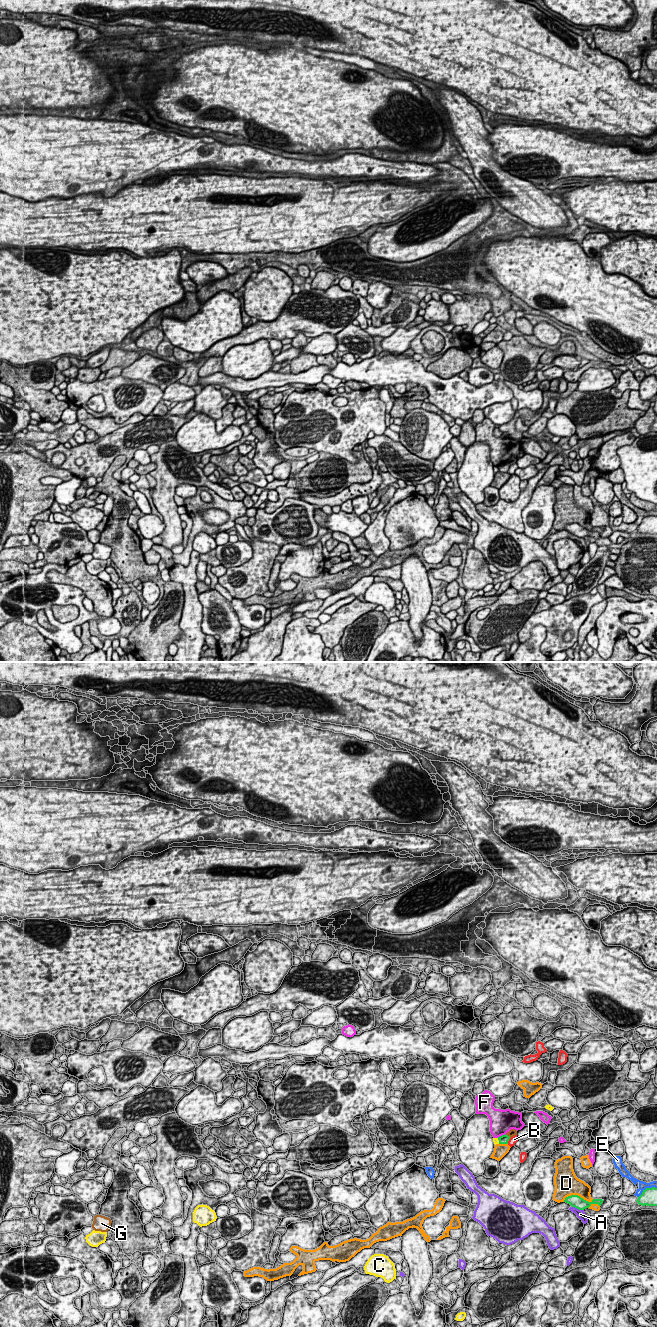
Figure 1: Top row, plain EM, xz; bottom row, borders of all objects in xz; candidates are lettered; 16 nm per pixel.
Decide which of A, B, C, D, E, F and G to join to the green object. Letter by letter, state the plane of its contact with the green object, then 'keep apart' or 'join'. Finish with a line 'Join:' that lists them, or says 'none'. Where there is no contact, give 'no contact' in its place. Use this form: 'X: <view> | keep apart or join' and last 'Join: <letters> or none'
A: xz | keep apart
B: xz | keep apart
C: xz | keep apart
D: xz | keep apart
E: xz | keep apart
F: xz | keep apart
G: xz | keep apart
Join: none

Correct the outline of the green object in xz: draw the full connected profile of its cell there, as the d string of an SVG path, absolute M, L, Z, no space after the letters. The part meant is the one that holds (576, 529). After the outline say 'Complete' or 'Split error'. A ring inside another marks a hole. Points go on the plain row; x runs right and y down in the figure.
M571 523L565 526L564 530L570 532L572 535L575 535L579 538L584 538L589 536L592 532L598 532L601 534L604 528L602 527L593 527L591 530L588 530L581 526L578 523Z. Complete

